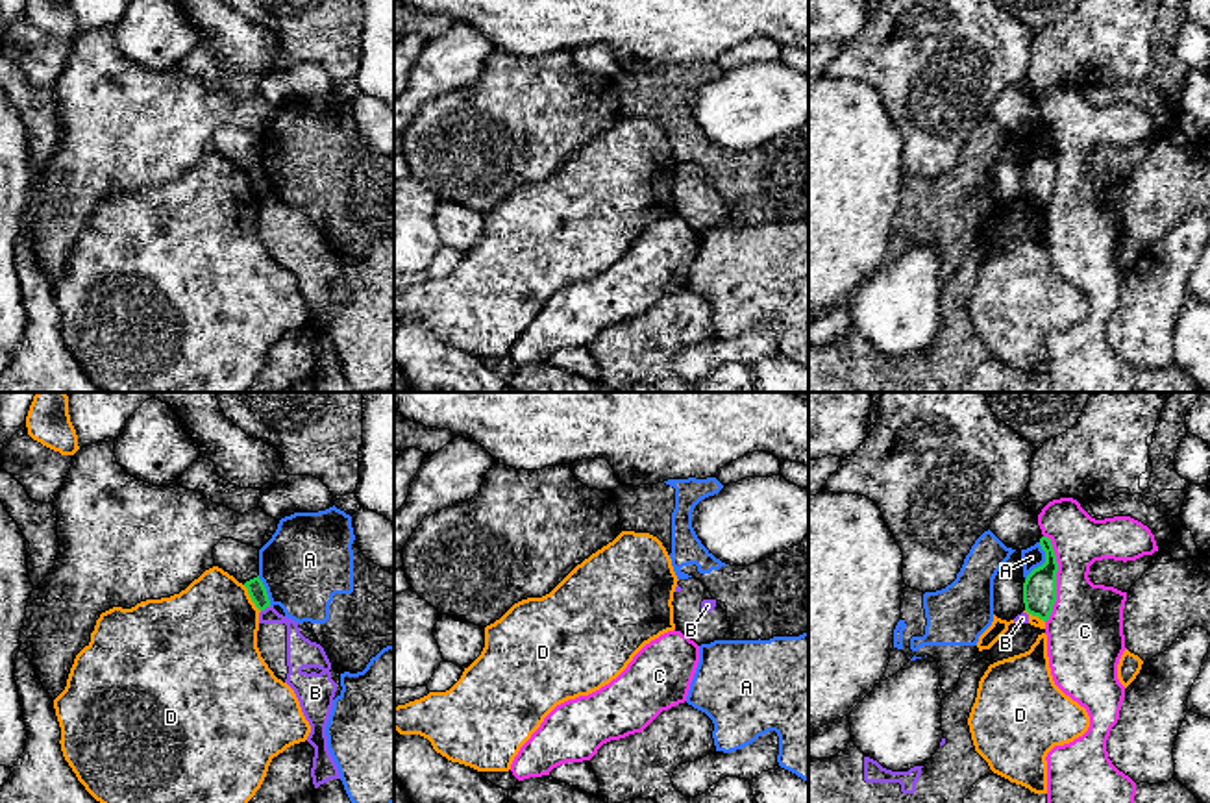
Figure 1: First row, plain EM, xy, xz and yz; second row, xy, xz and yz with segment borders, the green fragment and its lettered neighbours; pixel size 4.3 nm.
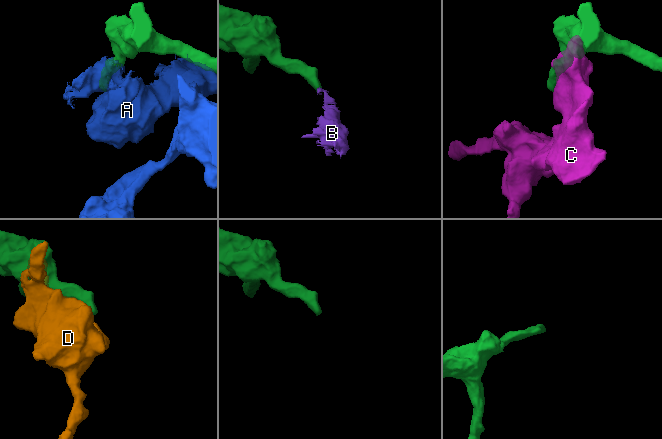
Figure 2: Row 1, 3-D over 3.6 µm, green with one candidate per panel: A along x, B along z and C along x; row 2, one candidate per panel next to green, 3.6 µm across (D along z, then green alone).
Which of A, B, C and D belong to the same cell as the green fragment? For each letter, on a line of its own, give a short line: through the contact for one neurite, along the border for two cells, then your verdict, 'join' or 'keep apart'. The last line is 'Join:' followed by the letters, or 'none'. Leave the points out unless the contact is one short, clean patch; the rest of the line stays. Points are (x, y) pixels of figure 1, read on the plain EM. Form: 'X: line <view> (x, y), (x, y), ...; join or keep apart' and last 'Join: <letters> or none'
A: keep apart
B: line xy (271, 191), (261, 197); keep apart
C: keep apart
D: keep apart
Join: none

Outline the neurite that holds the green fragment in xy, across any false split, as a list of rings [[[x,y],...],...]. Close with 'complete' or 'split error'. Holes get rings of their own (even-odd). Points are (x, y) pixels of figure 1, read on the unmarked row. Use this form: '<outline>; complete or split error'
[[[259,161],[246,167],[244,172],[248,174],[248,179],[259,196],[265,196],[266,192],[270,192],[266,174],[263,167],[259,165]]]; complete

